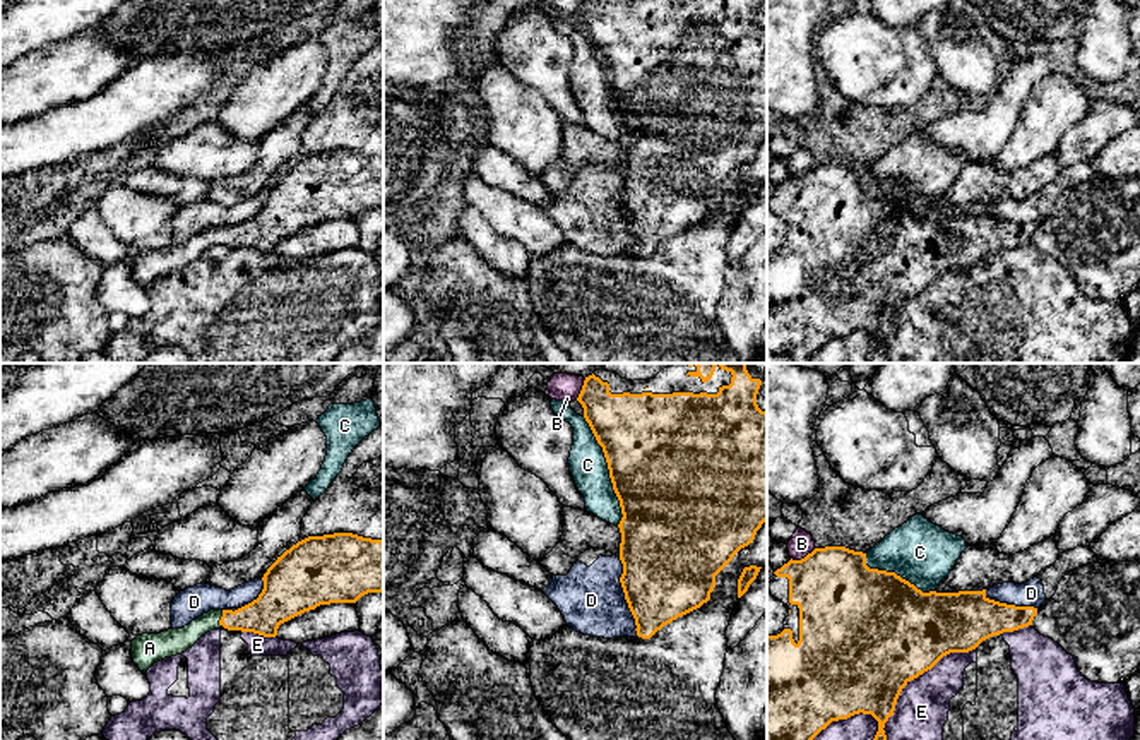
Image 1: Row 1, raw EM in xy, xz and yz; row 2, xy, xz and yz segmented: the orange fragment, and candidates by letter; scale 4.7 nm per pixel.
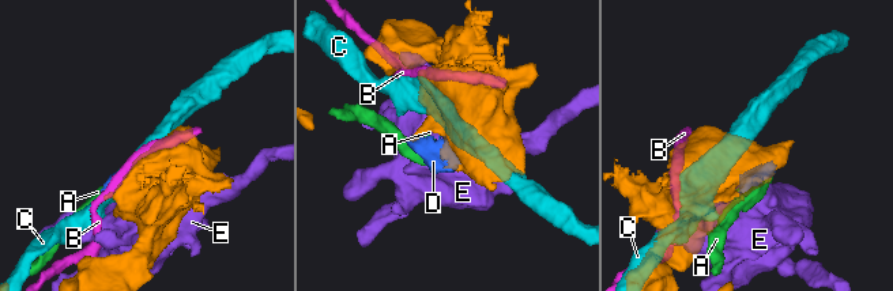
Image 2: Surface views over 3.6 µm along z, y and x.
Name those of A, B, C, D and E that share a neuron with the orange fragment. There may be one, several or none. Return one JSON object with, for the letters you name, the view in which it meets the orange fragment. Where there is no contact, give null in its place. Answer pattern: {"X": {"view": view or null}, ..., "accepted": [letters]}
{"A": {"view": "xy"}, "accepted": ["A"]}

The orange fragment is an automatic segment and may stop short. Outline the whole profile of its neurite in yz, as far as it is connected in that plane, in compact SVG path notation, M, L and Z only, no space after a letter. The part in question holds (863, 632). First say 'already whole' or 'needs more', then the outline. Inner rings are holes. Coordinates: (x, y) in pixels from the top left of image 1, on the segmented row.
needs more; M825 546L815 548L801 560L789 560L767 581L769 591L774 598L784 603L787 608L784 630L777 636L767 636L767 740L813 740L832 721L847 719L854 714L871 714L878 721L878 731L873 740L887 740L885 723L894 716L897 699L902 689L924 671L931 670L943 656L950 653L969 653L976 649L983 641L1000 636L1003 632L1013 632L1032 625L1037 608L1015 606L989 600L986 589L983 591L959 591L959 593L923 593L909 581L902 579L895 572L870 569L866 565L866 553L854 552L846 546Z

